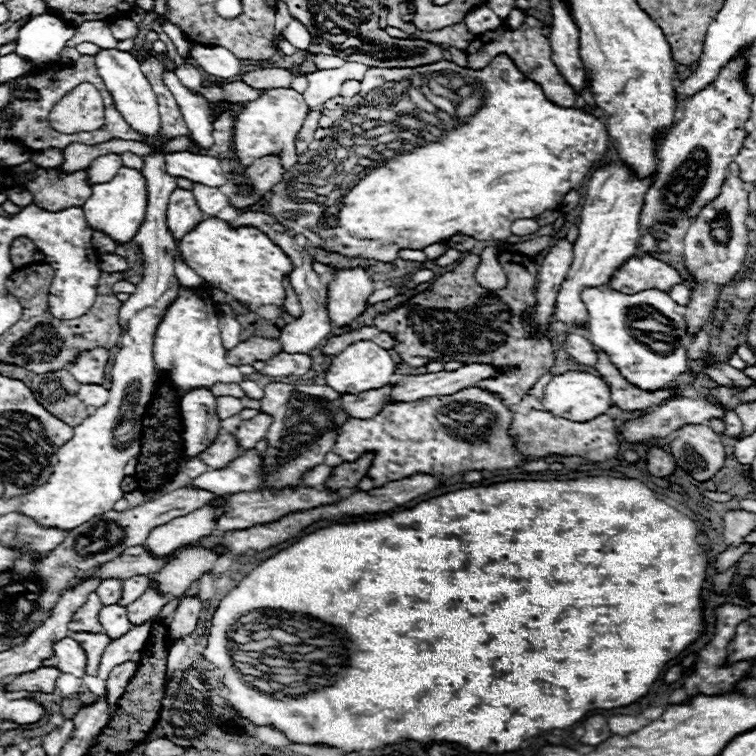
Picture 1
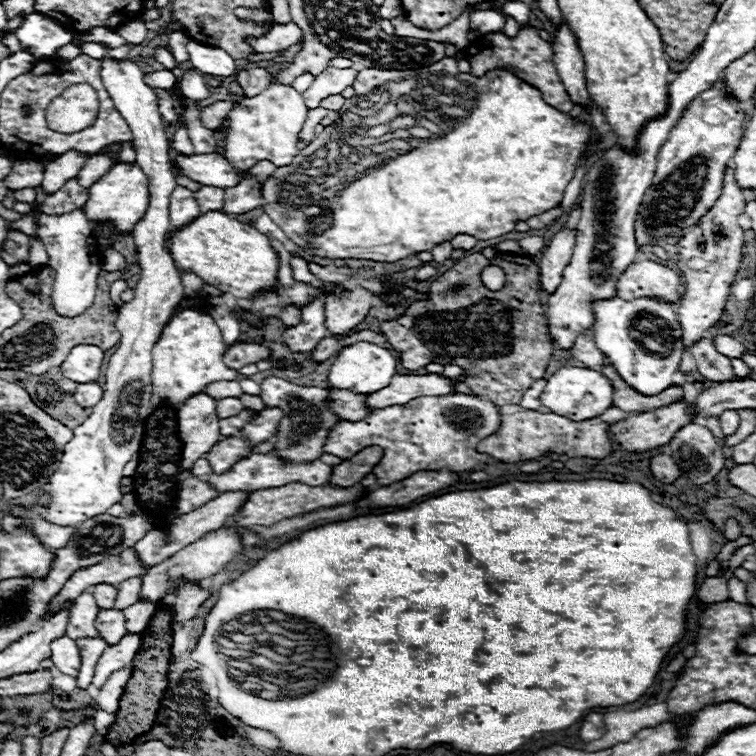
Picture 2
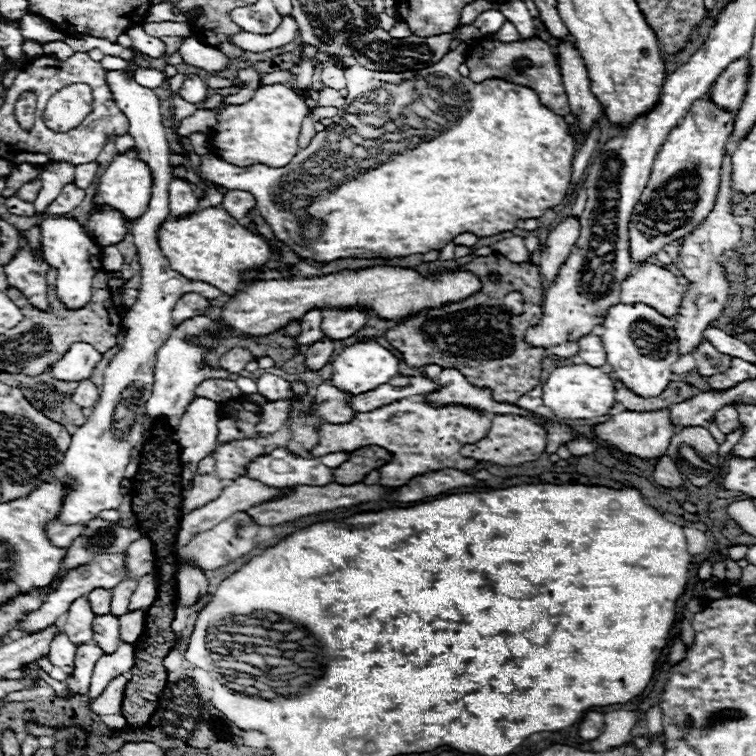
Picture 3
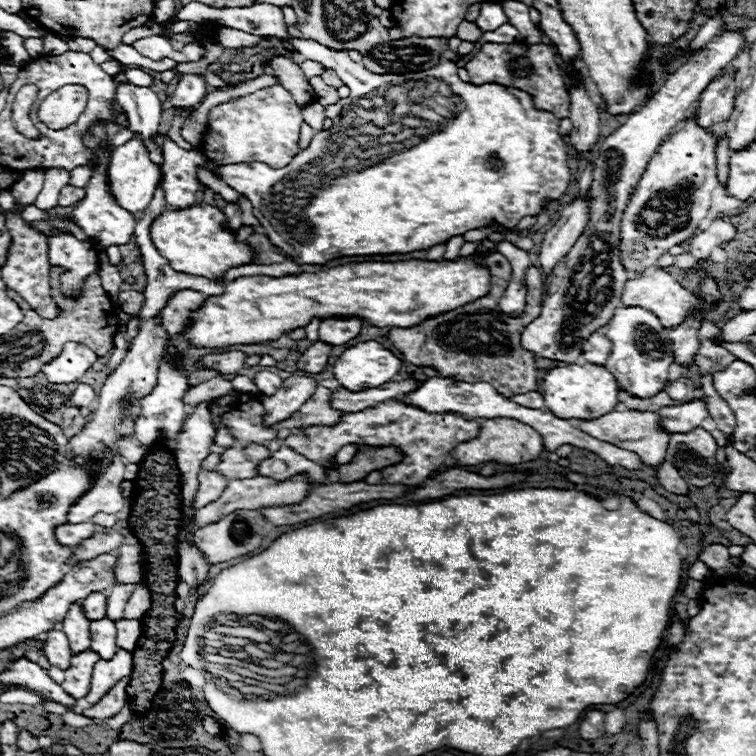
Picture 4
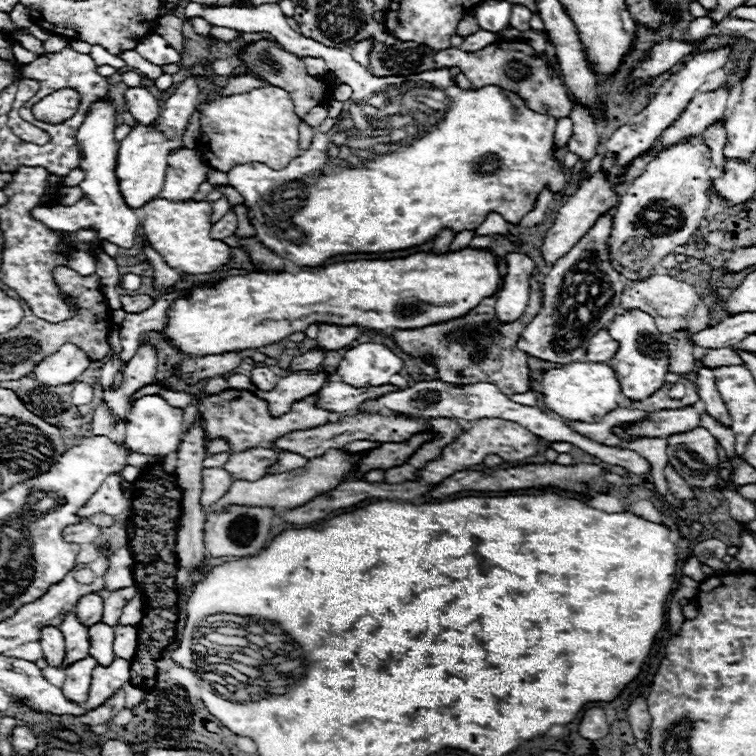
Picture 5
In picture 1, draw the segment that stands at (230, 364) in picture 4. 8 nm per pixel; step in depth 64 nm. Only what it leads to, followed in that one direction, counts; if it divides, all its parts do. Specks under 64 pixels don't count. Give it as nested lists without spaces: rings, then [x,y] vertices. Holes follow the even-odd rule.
[[[250,336],[246,342],[240,342],[236,348],[226,352],[226,360],[234,366],[240,366],[250,364],[254,360],[268,360],[278,352],[282,352],[282,344],[278,338]]]

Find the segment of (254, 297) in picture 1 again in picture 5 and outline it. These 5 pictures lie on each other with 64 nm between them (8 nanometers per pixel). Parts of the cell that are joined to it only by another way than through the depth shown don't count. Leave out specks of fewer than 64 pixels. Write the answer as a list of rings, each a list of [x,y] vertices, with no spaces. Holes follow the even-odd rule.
[[[154,198],[150,200],[144,208],[144,220],[142,228],[146,232],[148,242],[166,258],[168,266],[174,270],[180,270],[184,274],[210,274],[222,268],[232,260],[232,248],[224,244],[224,240],[214,240],[210,238],[212,230],[212,206],[210,202],[170,202],[164,198]]]

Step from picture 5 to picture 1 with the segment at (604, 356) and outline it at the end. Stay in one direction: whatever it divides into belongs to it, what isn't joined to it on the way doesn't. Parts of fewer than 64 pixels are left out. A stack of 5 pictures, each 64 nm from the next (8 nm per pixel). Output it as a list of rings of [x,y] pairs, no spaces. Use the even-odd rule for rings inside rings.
[[[568,334],[566,342],[564,342],[564,350],[580,364],[586,364],[586,366],[594,366],[598,356],[596,352],[592,350],[592,344],[582,336],[582,334]]]

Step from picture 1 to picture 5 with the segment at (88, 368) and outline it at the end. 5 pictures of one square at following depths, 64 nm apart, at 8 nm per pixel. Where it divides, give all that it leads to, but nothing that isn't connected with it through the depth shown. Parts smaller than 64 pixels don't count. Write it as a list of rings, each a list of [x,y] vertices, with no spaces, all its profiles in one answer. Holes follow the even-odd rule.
[[[64,344],[56,354],[42,360],[38,364],[38,368],[34,370],[34,374],[30,374],[30,376],[38,378],[44,384],[60,386],[60,384],[76,382],[76,378],[90,364],[92,364],[92,360],[82,348],[78,348],[74,344]]]

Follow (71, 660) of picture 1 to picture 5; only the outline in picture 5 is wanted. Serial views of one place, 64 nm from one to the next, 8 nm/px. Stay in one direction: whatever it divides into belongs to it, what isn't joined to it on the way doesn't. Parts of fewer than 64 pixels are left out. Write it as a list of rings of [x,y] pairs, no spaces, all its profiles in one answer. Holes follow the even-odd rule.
[[[48,626],[40,634],[40,644],[42,644],[42,652],[44,652],[46,662],[50,666],[60,668],[64,664],[64,658],[66,658],[66,644],[64,644],[62,632],[58,628]]]

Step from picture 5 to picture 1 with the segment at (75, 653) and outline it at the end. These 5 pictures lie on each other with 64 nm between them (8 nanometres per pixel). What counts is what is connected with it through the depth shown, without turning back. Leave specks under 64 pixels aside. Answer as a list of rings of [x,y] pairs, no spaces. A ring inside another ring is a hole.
[[[96,592],[90,594],[88,600],[86,600],[86,604],[80,606],[76,610],[74,618],[70,620],[70,630],[72,632],[82,632],[82,630],[86,630],[86,632],[102,632],[102,624],[98,620],[98,614],[100,614],[102,606],[104,604],[100,602],[98,594]]]

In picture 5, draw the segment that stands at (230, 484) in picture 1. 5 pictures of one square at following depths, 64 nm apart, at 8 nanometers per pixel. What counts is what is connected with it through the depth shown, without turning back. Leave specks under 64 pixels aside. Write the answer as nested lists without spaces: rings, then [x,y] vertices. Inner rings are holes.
[[[280,450],[278,452],[278,460],[276,464],[268,470],[268,474],[284,474],[290,470],[298,470],[304,468],[308,464],[308,458],[296,454],[296,452],[288,452],[288,450]]]

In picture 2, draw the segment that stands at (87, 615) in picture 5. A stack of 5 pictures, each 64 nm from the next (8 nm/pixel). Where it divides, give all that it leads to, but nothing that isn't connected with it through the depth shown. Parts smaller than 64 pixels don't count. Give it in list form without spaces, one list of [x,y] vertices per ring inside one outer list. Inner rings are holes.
[[[98,584],[98,586],[92,588],[92,594],[98,600],[98,606],[100,608],[110,608],[110,606],[114,606],[114,600],[116,600],[118,590],[112,584]]]

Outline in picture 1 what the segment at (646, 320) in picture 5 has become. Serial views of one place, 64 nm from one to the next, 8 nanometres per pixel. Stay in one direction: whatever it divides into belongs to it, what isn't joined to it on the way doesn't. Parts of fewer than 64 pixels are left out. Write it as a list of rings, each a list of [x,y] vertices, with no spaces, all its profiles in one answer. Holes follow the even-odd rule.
[[[596,286],[596,288],[584,288],[582,290],[582,300],[588,308],[588,330],[590,330],[590,342],[596,344],[602,352],[606,352],[610,356],[610,362],[622,372],[622,376],[642,388],[642,390],[662,390],[662,388],[670,388],[670,384],[674,382],[674,378],[678,378],[680,374],[684,374],[688,370],[688,354],[686,354],[686,348],[688,348],[688,342],[690,342],[690,336],[686,332],[686,322],[682,318],[682,314],[678,312],[678,304],[666,294],[666,292],[660,292],[660,290],[644,290],[644,292],[638,292],[638,294],[622,294],[610,286]],[[652,316],[654,320],[662,322],[666,328],[662,332],[652,332],[652,344],[646,344],[646,342],[640,342],[632,332],[630,332],[630,320],[634,318],[648,318]]]

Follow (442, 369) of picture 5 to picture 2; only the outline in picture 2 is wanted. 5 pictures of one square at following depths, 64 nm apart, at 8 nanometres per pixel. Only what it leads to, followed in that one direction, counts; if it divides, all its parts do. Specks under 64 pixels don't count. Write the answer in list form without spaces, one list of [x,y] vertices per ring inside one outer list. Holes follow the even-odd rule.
[[[476,252],[470,256],[464,256],[454,268],[444,272],[440,278],[436,278],[426,294],[424,300],[412,302],[406,312],[394,320],[382,322],[380,330],[386,334],[388,342],[392,348],[398,352],[402,366],[408,370],[418,370],[424,368],[430,362],[438,362],[442,366],[446,364],[458,364],[464,370],[470,370],[474,378],[470,378],[468,388],[474,394],[486,396],[498,406],[504,404],[520,404],[522,394],[538,380],[544,376],[548,362],[552,358],[552,340],[548,334],[548,322],[544,314],[544,304],[540,296],[540,276],[538,276],[538,266],[530,256],[508,256],[508,254],[498,254],[500,258],[500,268],[506,272],[506,286],[498,292],[492,292],[482,286],[480,282],[480,272],[486,266],[486,258]],[[454,286],[462,288],[454,292]],[[510,298],[516,298],[520,302],[520,308],[510,308]],[[478,306],[478,308],[472,308]]]

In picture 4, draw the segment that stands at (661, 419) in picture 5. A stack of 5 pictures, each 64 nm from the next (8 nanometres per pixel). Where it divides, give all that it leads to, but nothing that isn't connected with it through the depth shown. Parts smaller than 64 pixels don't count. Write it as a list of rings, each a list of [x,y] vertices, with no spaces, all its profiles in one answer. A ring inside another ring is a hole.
[[[696,398],[692,402],[662,408],[660,414],[662,414],[662,426],[670,434],[674,434],[674,430],[694,430],[694,426],[700,426],[700,420],[708,418],[708,408],[704,400]]]

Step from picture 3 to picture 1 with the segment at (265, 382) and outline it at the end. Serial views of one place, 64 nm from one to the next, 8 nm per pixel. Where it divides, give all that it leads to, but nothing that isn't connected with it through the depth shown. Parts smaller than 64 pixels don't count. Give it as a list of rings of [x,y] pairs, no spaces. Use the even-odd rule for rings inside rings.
[[[272,382],[264,388],[260,412],[272,416],[272,426],[266,434],[266,450],[256,452],[262,458],[264,486],[258,490],[270,488],[294,488],[302,486],[302,476],[314,466],[324,464],[324,456],[332,452],[342,424],[350,418],[342,412],[342,400],[336,390],[330,386],[292,386],[282,382]]]

